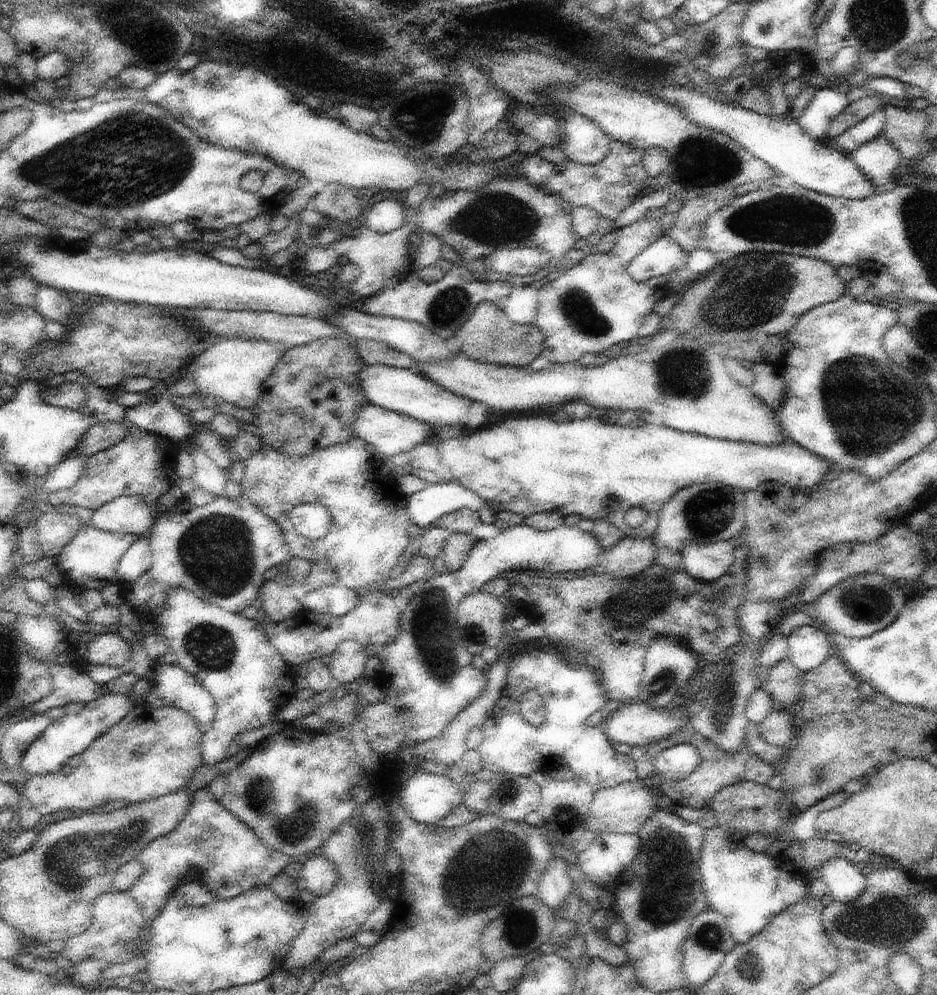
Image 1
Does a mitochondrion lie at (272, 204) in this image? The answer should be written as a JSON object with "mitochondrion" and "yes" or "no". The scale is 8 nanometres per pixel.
{"mitochondrion":"no"}

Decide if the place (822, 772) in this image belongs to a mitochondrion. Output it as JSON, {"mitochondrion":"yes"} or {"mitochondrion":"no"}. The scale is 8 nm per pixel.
{"mitochondrion":"yes"}

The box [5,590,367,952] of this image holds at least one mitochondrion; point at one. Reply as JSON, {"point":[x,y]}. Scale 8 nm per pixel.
{"point":[72,864]}

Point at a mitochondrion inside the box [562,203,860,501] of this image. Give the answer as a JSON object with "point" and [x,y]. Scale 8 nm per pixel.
{"point":[686,375]}

